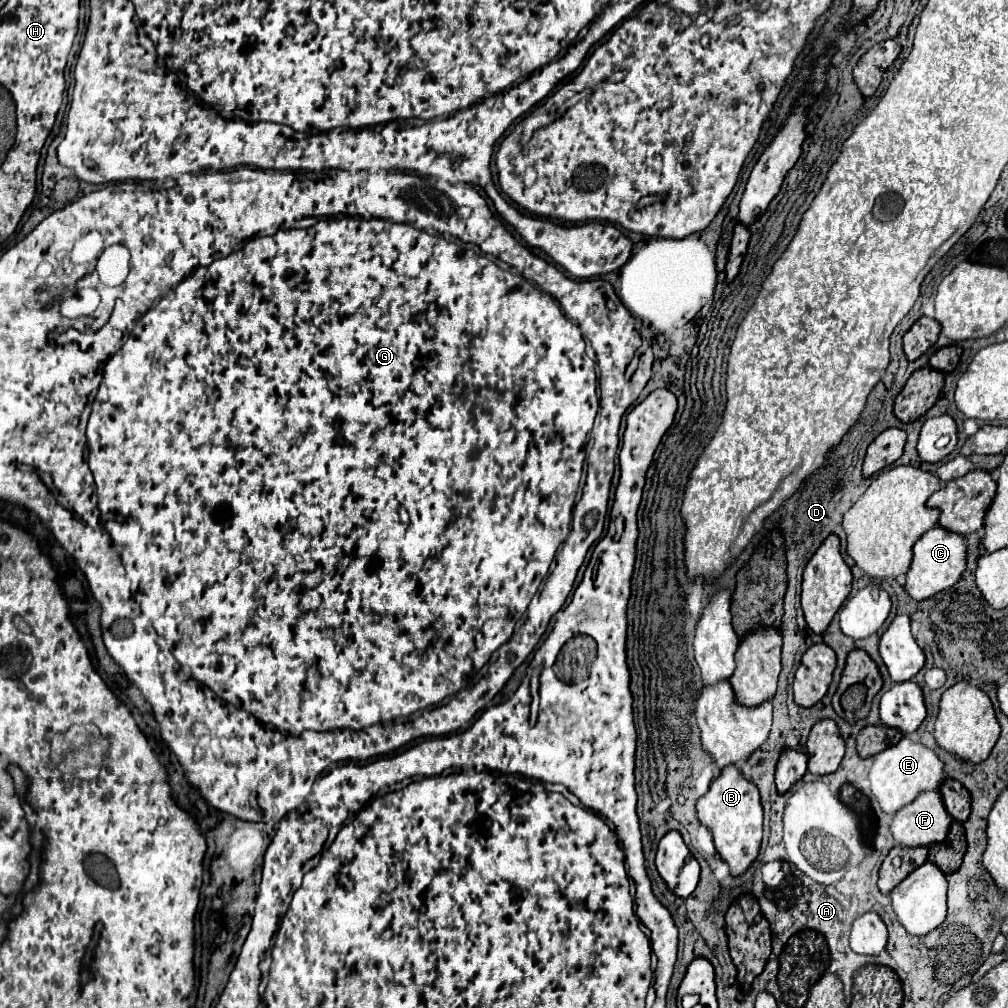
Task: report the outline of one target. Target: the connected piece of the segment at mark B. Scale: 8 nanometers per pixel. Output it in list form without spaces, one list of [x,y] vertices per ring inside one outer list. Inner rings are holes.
[[[722,769],[720,777],[710,785],[708,793],[696,803],[698,819],[712,831],[716,853],[728,863],[730,875],[742,875],[758,857],[762,843],[762,805],[758,789],[744,779],[738,769]]]

